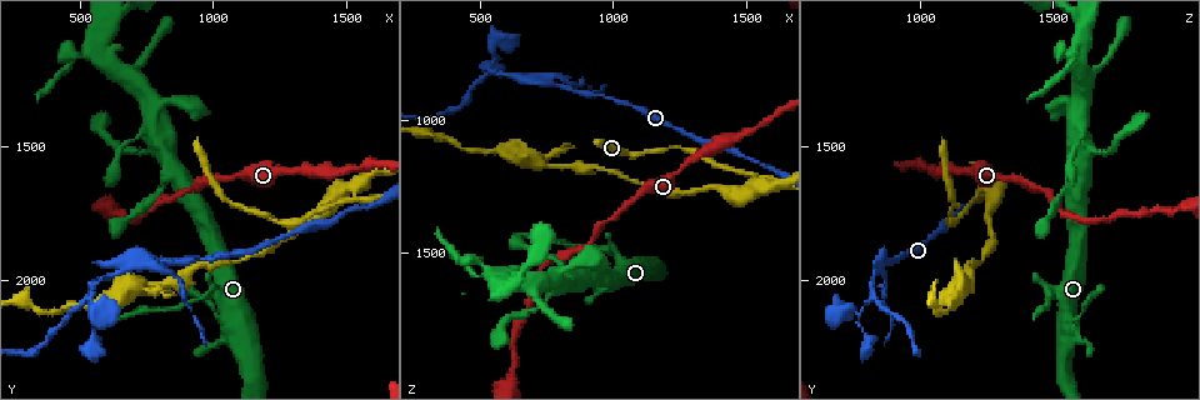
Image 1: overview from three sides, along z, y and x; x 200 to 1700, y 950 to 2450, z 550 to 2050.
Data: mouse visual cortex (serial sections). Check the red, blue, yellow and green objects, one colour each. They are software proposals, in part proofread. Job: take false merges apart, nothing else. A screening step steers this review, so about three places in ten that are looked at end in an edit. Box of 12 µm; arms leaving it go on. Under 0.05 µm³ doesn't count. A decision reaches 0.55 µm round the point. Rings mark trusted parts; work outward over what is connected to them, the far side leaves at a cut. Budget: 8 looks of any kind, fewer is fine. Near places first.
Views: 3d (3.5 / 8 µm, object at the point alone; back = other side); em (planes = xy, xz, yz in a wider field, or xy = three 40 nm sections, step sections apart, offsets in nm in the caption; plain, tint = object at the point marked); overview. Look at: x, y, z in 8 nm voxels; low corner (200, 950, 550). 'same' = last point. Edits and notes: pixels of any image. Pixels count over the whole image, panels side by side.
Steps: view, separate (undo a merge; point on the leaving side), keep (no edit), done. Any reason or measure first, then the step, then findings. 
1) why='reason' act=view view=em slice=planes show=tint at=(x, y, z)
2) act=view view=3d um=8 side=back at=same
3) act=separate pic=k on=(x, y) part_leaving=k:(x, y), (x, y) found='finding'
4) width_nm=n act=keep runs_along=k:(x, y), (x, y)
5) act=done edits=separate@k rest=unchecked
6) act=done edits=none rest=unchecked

why='thick turns thin' act=view view=3d um=3.5 side=back at=(970, 2070, 1490)

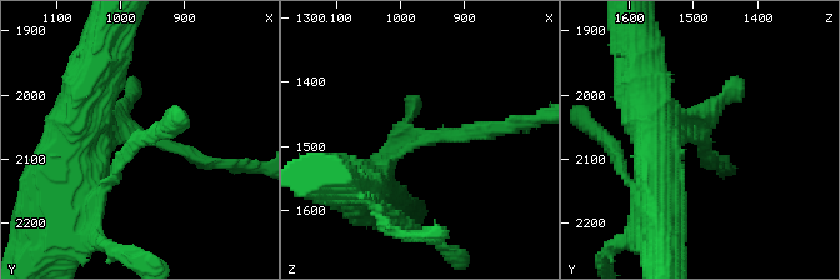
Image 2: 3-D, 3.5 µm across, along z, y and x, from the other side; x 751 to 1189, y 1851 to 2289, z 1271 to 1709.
arm_widths_nm=200,500 act=view view=em slice=planes show=tint at=(975, 2065, 1495)

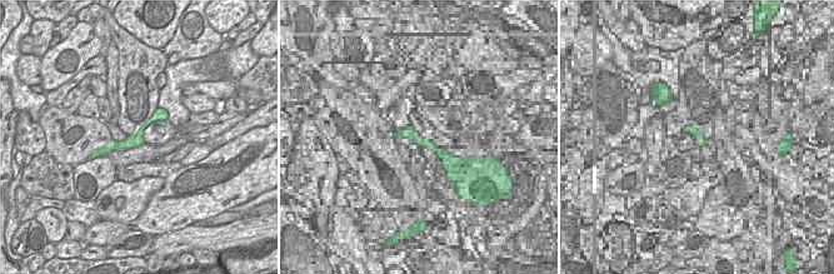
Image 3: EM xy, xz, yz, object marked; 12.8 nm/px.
width_nm=170 act=keep runs_along=2:(354, 193), (423, 138), (491, 129) found='all the same cell'

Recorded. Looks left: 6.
why='looks like a crossing' act=view view=3d um=3.5 at=(1530, 1650, 1240)

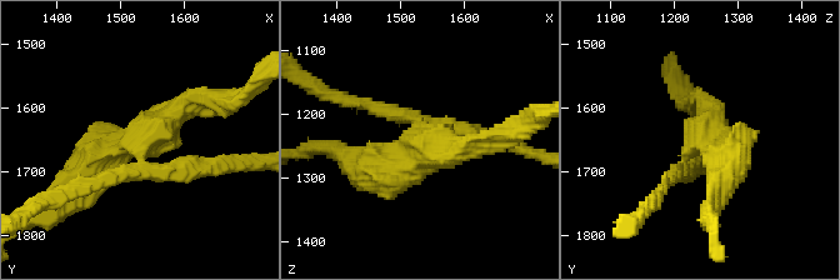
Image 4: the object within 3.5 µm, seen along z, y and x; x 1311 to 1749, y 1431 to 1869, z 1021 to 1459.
arms=4 arm_widths_nm=200,200,250,400 why='now the EM' act=view view=em slice=xy step=3 show=tint at=(1540, 1645, 1240)

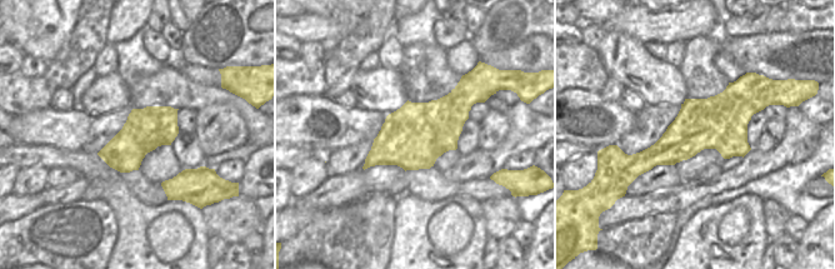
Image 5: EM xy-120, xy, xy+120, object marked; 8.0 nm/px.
act=separate pic=4 on=(95, 156) part_leaving=4:(139, 158), (135, 139), (85, 174) found='a second cell is stuck on'

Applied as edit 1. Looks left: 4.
act=view view=overview

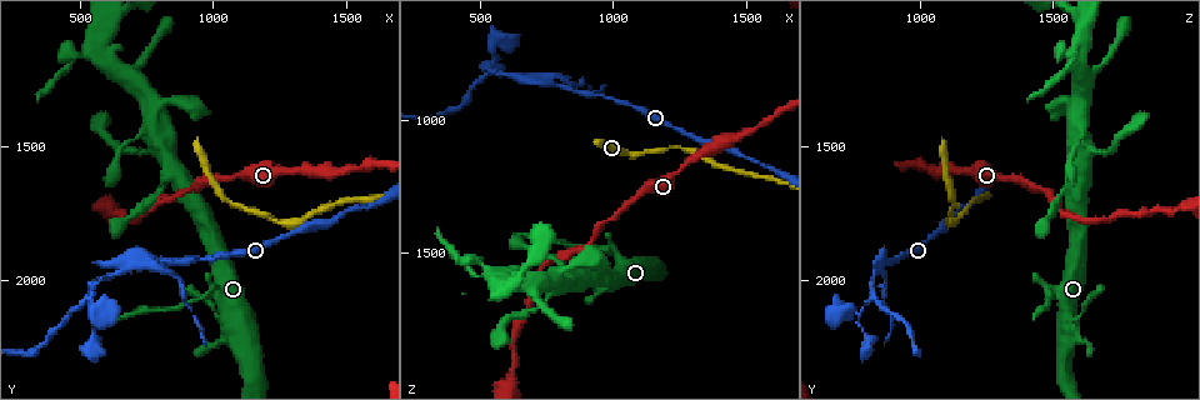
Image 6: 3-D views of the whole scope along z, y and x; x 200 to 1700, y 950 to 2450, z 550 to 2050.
why='arms part here' act=view view=3d um=8 at=(760, 1920, 860)

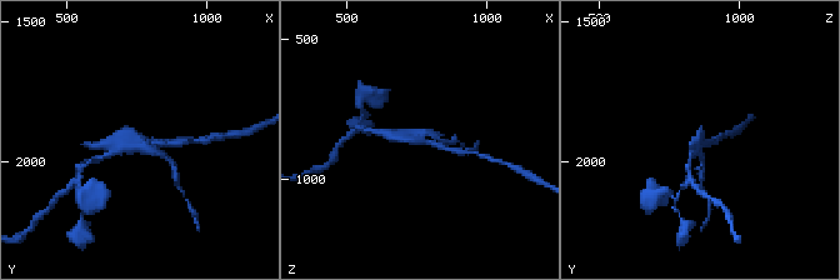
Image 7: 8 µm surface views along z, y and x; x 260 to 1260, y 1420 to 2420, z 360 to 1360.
act=view view=3d um=3.5 at=(760, 1920, 860)

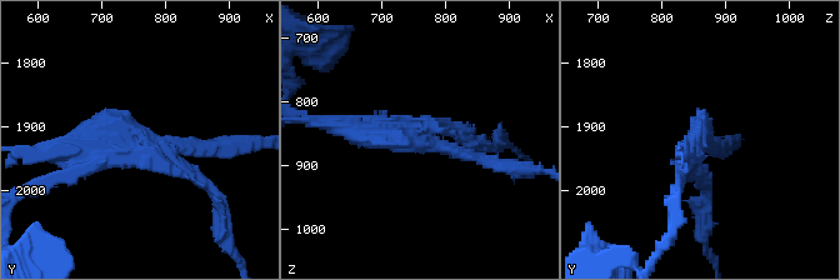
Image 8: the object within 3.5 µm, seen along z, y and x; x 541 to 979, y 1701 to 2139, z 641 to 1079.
act=view view=em slice=xy step=2 show=tint at=(770, 1920, 865)

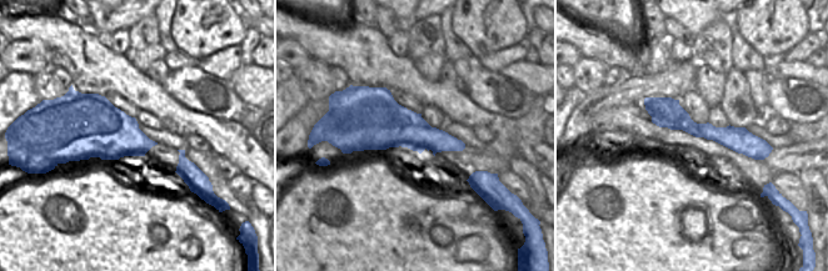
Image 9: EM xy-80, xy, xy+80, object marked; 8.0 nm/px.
act=separate pic=8 on=(191, 175) part_leaving=8:(79, 158), (68, 174), (33, 181) found='a second cell is stuck on'

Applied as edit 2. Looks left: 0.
act=done edits=separate@4,separate@8 rest=unchecked

